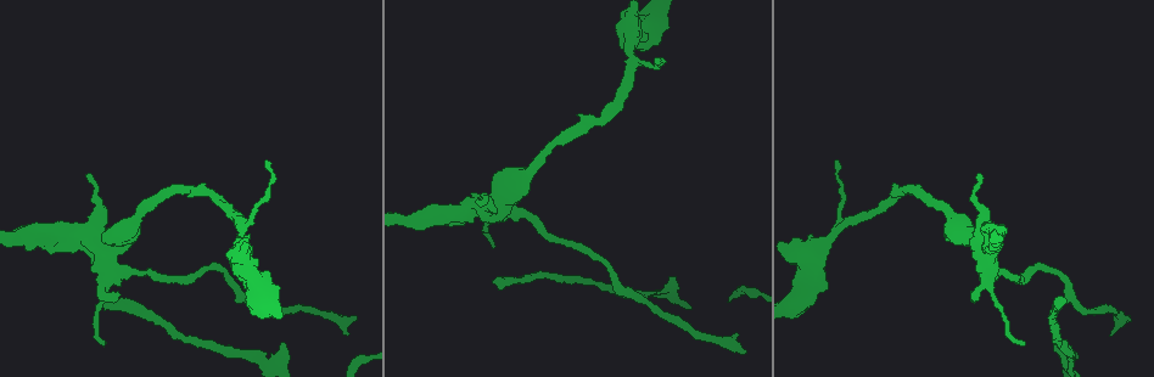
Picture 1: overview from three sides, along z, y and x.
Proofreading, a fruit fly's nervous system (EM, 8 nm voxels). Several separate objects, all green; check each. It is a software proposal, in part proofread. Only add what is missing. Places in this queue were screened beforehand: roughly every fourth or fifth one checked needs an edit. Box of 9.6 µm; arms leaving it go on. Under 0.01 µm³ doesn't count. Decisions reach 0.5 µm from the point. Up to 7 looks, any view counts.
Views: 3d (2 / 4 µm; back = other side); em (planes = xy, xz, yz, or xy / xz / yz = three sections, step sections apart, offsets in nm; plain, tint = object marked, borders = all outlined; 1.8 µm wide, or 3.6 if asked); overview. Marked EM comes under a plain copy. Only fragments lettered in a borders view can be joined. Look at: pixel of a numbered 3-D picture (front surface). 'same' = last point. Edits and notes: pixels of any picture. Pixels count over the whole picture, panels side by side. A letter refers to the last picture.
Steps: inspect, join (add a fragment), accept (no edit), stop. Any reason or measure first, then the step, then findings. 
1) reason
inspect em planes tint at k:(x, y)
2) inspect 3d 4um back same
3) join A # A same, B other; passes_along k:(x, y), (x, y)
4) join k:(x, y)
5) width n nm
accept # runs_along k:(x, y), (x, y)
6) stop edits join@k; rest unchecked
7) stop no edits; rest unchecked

thin arm on a thick one
inspect em yz step 4 borders at 1:(107, 256)

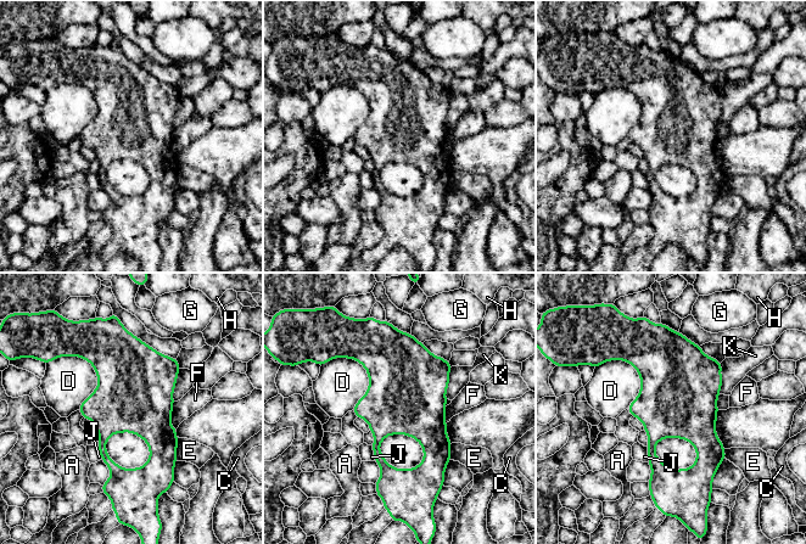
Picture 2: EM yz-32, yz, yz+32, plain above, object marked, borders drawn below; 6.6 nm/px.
inspect em xy step 8 borders same

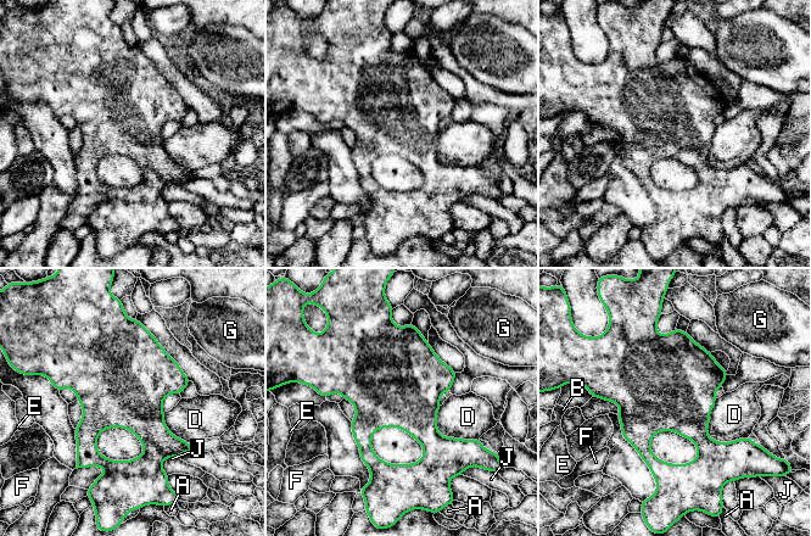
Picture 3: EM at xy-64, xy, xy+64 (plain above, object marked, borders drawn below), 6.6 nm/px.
longest_contact D 340 nm
accept # A other, B other, D other, E other, F other, G other, J other; border 3:(715, 398), (708, 435), (748, 437); no lettered fragment goes on from it

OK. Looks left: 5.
thin end
inspect 3d 4um at 1:(266, 160)

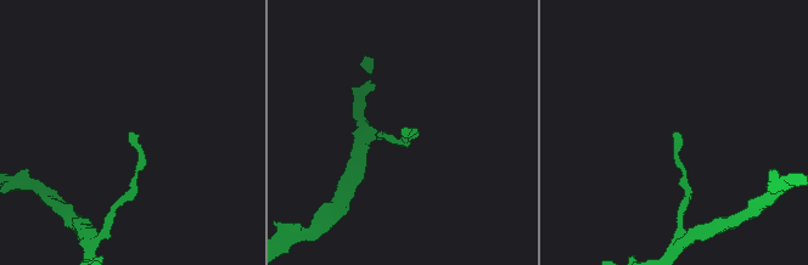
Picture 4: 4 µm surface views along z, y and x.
inspect em xz step 4 tint at 4:(675, 133)

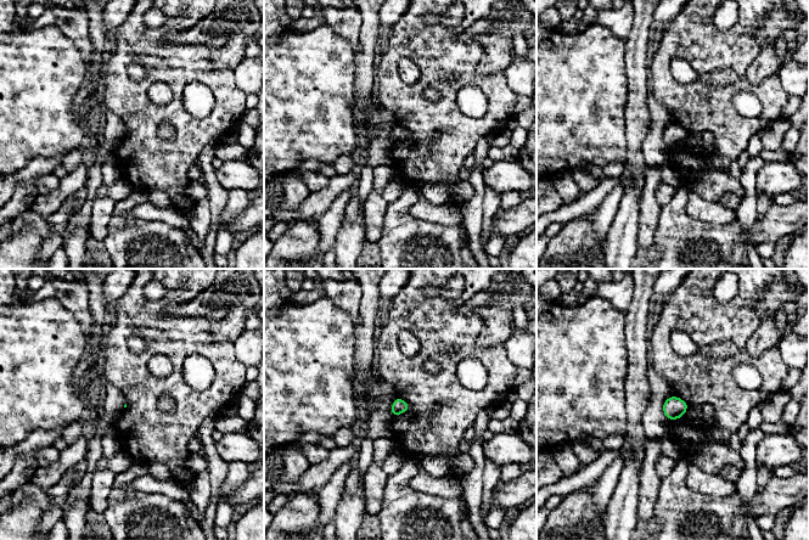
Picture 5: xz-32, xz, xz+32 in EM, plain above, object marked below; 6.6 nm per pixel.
inspect em planes borders same

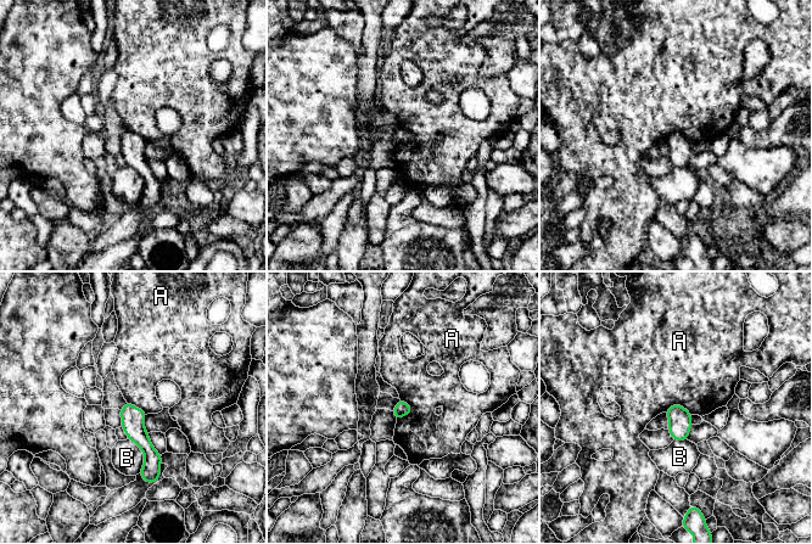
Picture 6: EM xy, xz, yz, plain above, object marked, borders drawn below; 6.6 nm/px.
width 100 nm
accept # A other, B other; none of them fits

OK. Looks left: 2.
an open end
inspect em 3.6um yz step 4 tint at 1:(672, 279)

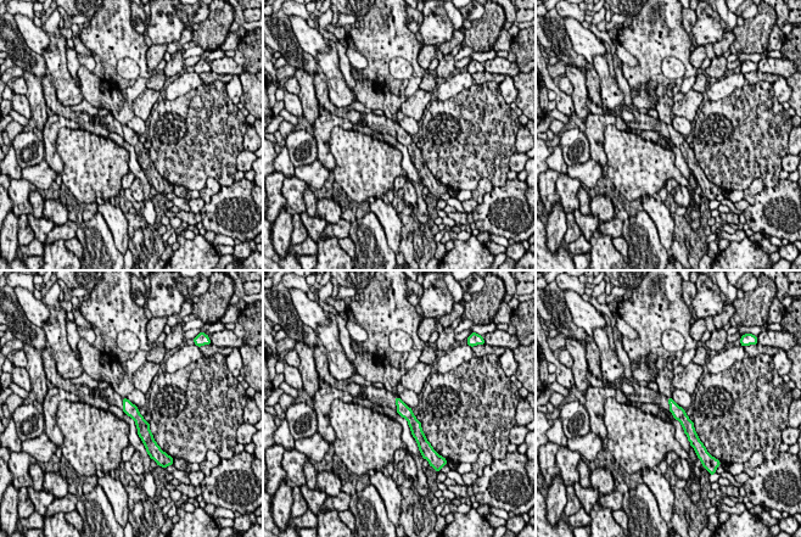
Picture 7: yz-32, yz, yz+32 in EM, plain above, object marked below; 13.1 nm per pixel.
inspect em 3.6um planes borders same

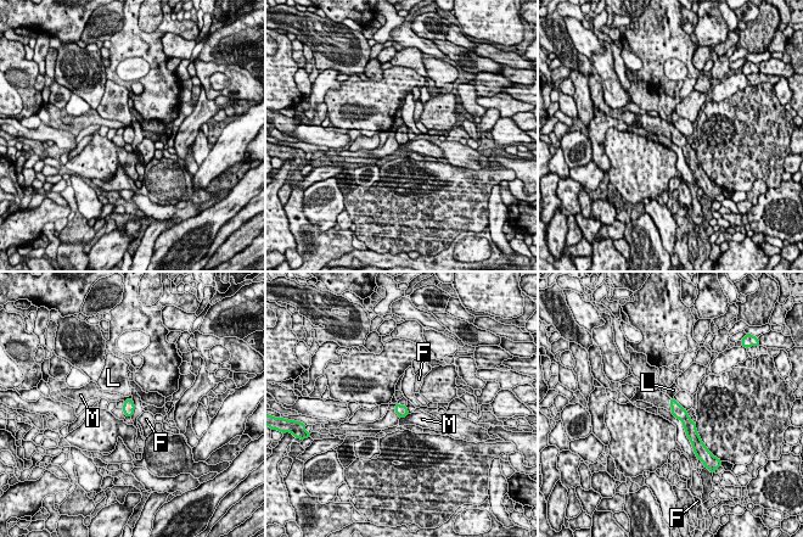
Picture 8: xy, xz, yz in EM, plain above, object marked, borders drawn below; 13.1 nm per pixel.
accept # F other, L other, M other; no lettered fragment goes on from it

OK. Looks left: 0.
stop no edits; rest unchecked

